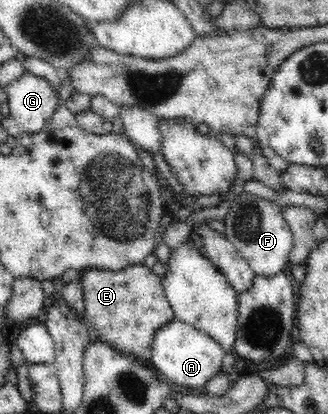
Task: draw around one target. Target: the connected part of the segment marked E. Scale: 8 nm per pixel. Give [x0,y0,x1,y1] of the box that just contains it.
[80,263,174,365]

